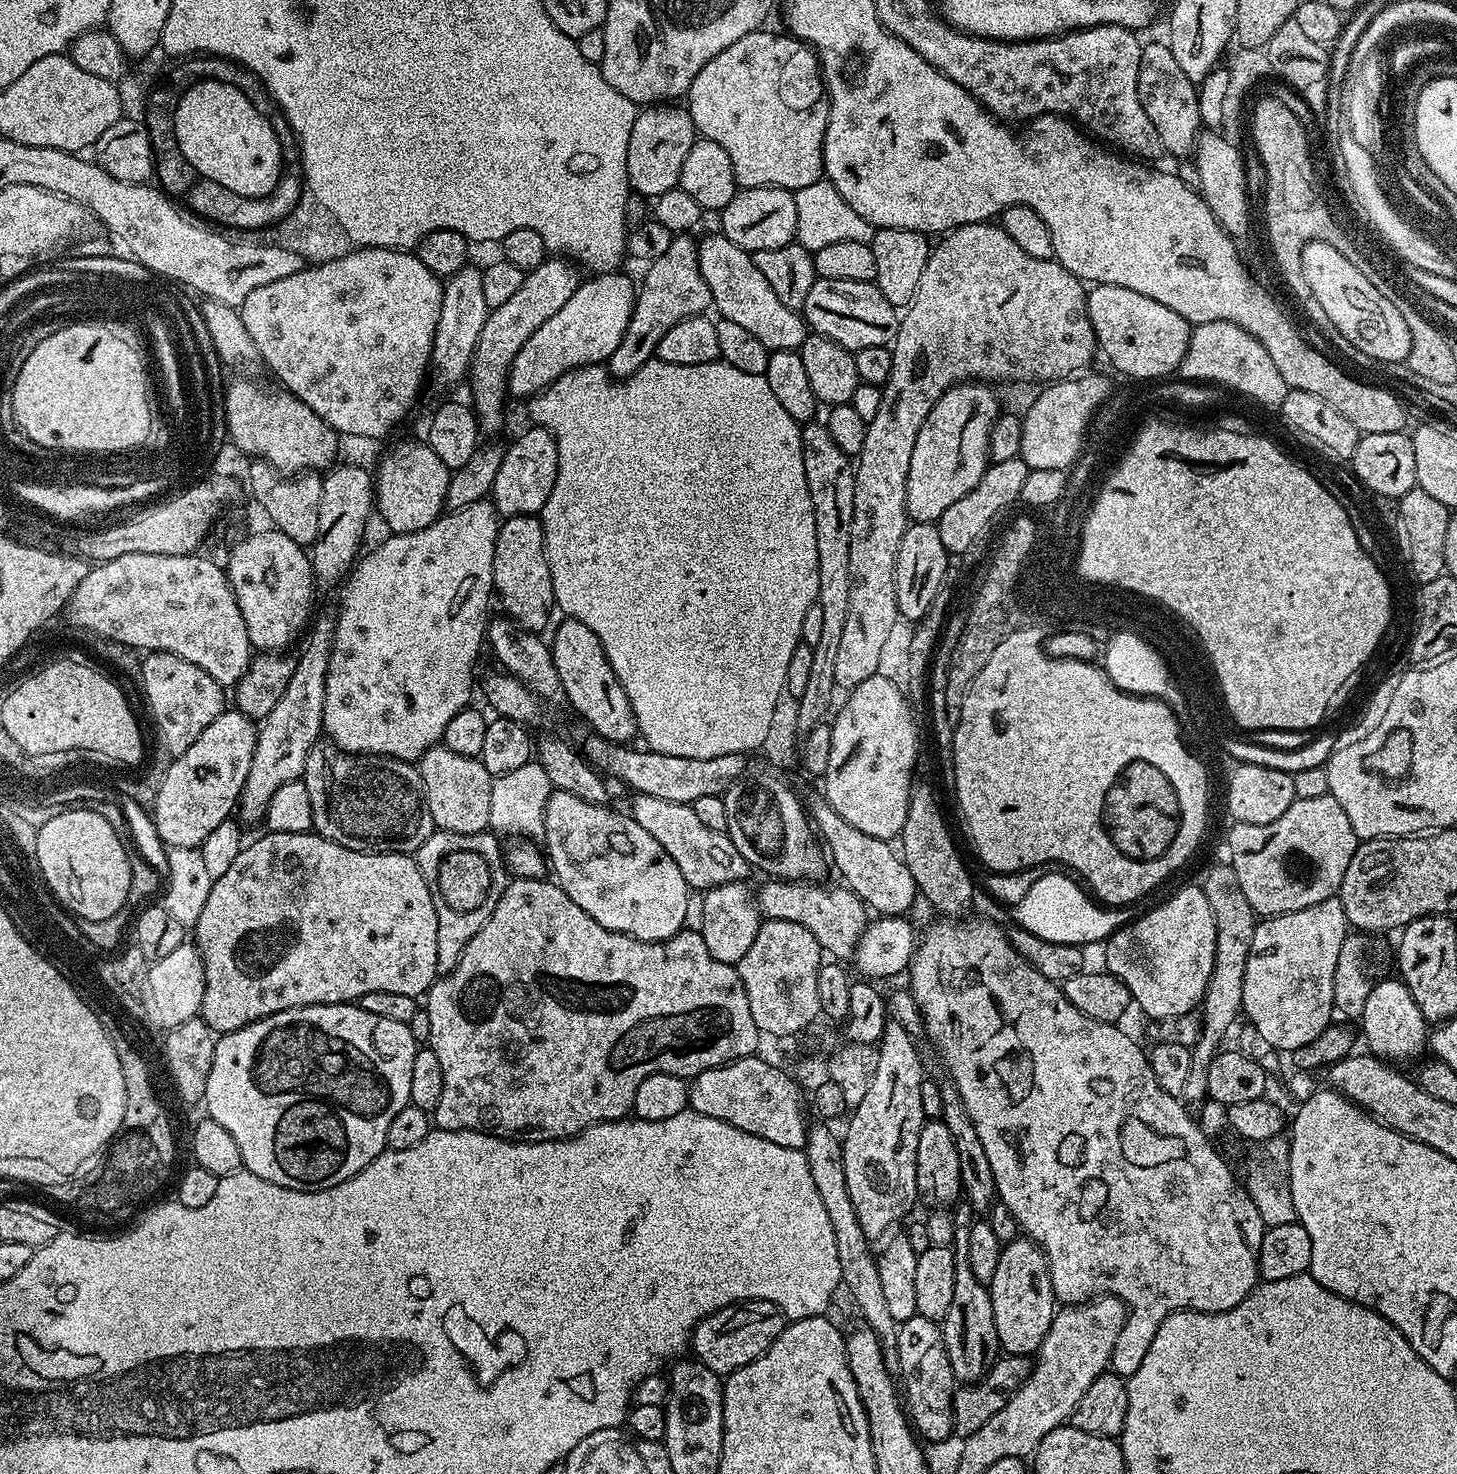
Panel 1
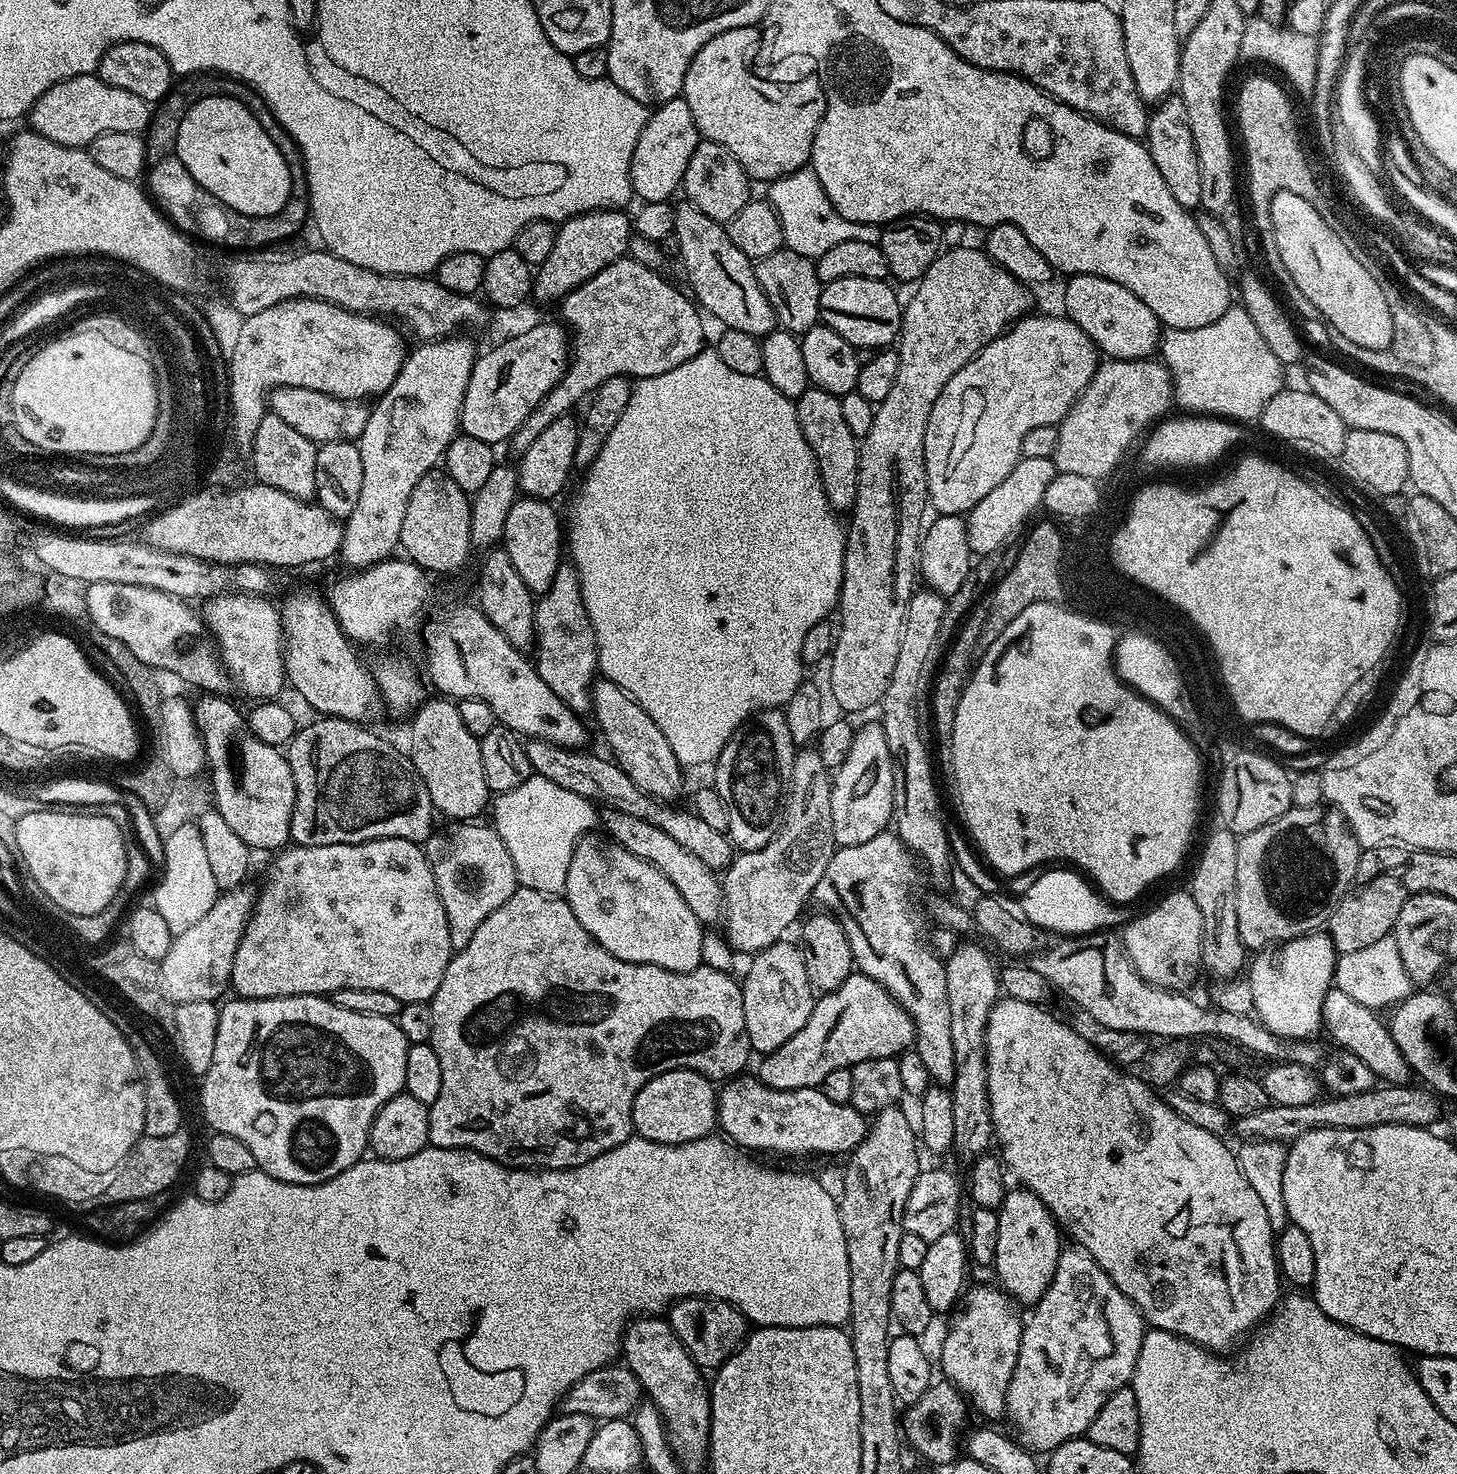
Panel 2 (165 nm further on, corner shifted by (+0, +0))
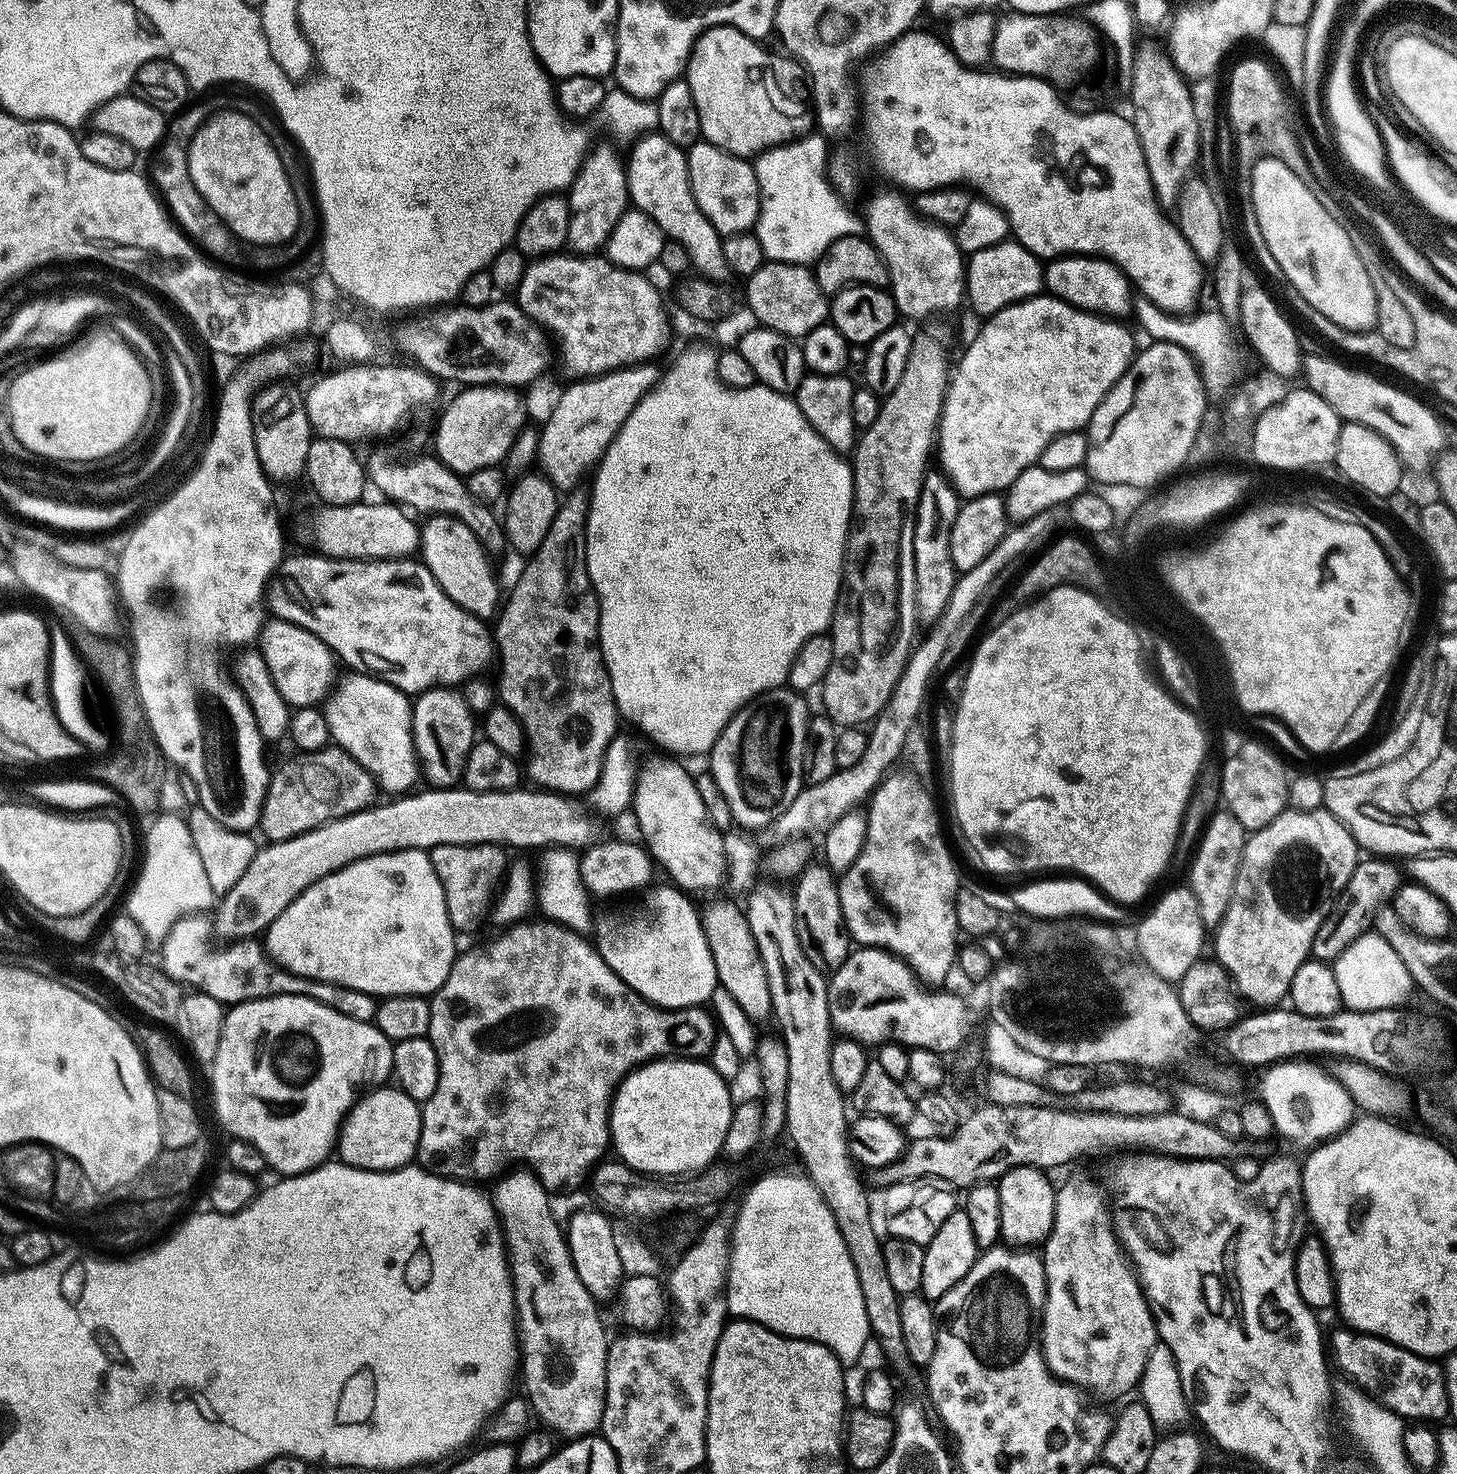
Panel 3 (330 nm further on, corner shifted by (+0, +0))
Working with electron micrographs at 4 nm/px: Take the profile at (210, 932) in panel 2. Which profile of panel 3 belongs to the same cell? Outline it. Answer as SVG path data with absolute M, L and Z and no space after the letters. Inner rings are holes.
M463 786L454 788L429 787L428 792L417 791L415 794L404 794L393 804L377 802L371 808L363 808L349 816L337 820L328 820L309 832L298 834L289 840L274 840L265 843L253 856L253 860L246 867L238 882L232 889L222 896L215 905L214 932L224 942L235 942L259 937L267 933L268 927L314 882L326 878L326 874L342 870L355 860L361 860L374 854L386 854L398 850L418 848L431 850L434 846L443 844L495 844L505 849L536 848L543 850L547 847L570 848L583 850L593 843L592 824L587 816L576 806L573 797L551 790L533 790L531 787L517 786L510 792L472 792Z

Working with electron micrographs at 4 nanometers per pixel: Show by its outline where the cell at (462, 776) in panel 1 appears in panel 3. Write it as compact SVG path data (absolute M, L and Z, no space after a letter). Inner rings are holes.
M455 687L429 688L428 691L421 692L415 697L412 705L412 737L423 779L428 779L427 783L431 787L454 788L463 781L466 758L478 739L478 724L472 720L475 720L474 714L468 709L463 695Z

